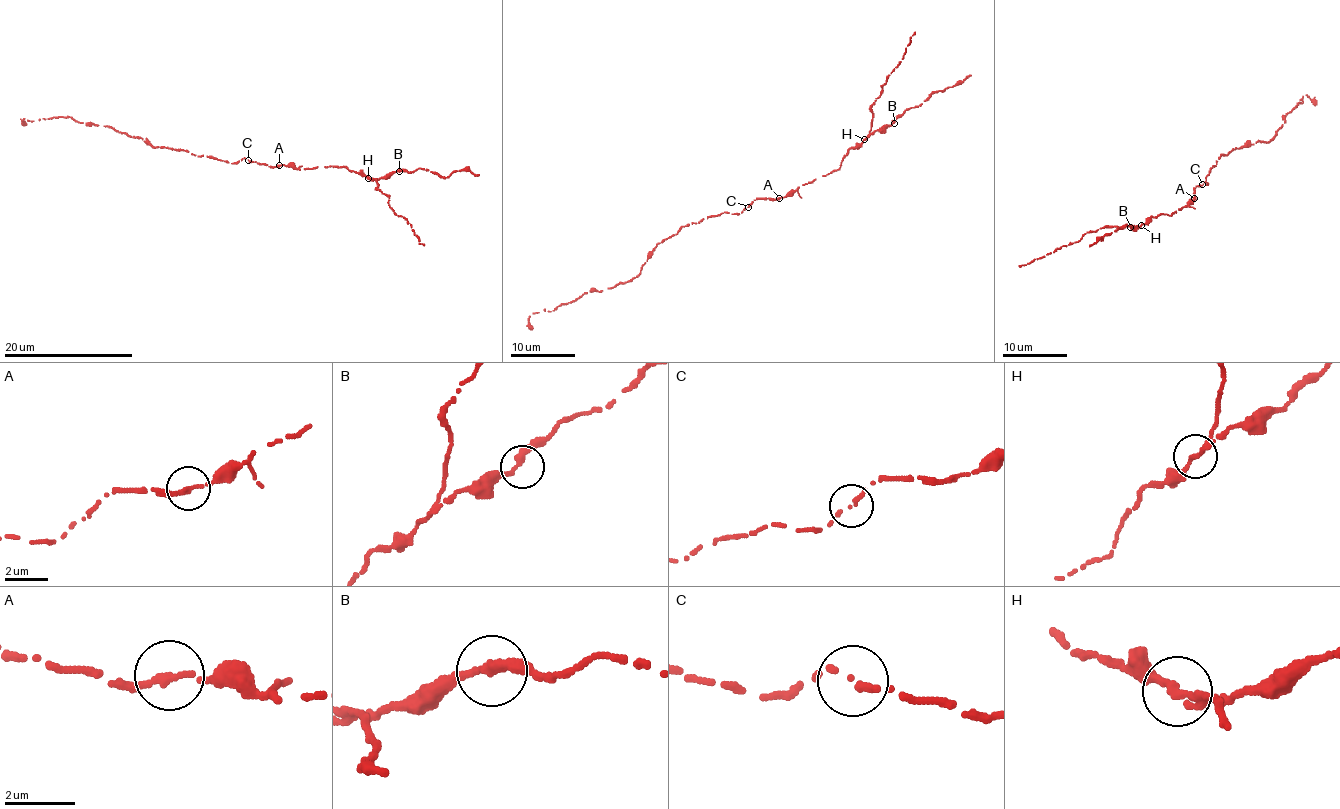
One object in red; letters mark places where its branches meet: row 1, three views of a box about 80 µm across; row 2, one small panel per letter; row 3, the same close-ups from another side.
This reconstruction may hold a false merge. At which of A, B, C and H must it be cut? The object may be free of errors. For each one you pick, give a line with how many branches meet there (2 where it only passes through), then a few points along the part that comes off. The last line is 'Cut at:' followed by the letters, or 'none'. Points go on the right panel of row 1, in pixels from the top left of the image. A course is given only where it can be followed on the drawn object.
H: Branches: 2. Course of the part to remove: (1140, 225), (1086, 231), (1077, 242), (1018, 265)
Cut at: H

